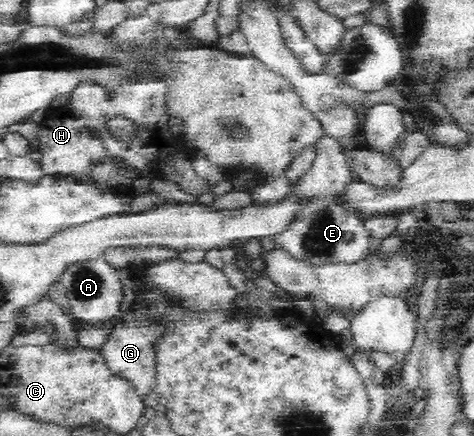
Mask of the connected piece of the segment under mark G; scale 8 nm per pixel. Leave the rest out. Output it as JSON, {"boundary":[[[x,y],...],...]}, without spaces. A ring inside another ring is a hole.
{"boundary":[[[132,308],[130,312],[116,325],[114,332],[109,335],[109,339],[99,348],[100,352],[107,360],[107,366],[119,377],[124,377],[130,381],[140,393],[142,398],[149,395],[149,391],[156,389],[155,385],[155,350],[151,343],[157,341],[161,330],[157,326],[149,326],[143,312]]]}

